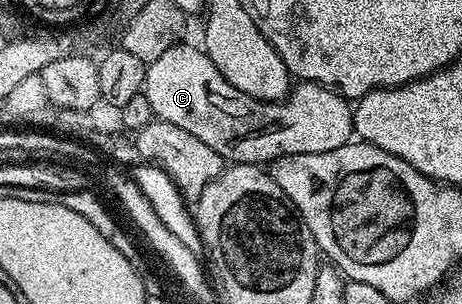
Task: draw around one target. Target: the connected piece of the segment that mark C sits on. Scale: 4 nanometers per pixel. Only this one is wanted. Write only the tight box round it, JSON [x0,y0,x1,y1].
[144,43,354,165]

